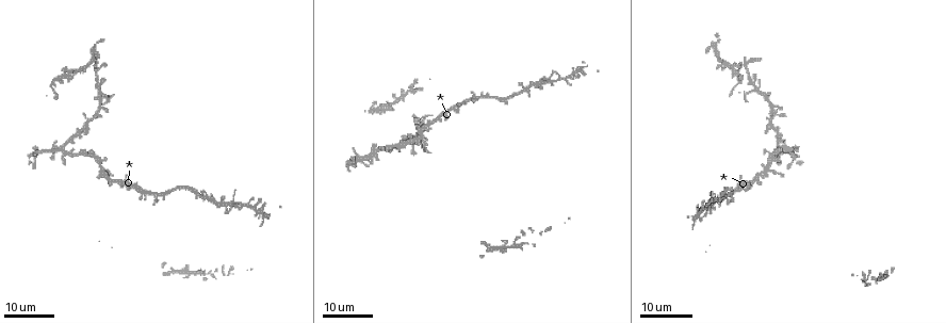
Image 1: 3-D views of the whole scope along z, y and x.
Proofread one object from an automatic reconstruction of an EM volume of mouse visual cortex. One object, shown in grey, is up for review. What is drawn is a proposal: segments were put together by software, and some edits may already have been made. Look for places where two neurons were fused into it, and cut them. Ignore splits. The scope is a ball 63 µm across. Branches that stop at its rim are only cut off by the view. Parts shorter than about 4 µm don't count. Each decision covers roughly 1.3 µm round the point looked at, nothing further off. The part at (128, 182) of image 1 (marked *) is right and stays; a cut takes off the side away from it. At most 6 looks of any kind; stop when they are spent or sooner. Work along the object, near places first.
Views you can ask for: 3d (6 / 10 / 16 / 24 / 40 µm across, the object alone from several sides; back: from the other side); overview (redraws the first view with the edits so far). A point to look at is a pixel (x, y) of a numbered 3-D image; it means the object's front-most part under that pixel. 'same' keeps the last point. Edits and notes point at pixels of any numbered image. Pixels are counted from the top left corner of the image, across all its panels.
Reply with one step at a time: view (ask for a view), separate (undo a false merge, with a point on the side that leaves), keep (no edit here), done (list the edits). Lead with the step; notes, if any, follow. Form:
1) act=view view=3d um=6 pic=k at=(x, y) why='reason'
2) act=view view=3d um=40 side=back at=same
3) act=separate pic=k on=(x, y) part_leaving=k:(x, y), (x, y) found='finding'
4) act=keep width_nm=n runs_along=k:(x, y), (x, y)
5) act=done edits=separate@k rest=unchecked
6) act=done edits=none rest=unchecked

act=view view=3d um=16 pic=1 at=(767, 168) why='looks like a crossing'

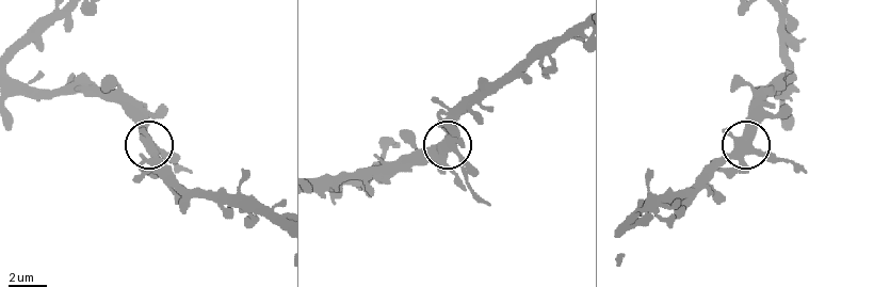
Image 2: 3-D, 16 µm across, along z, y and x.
act=view view=3d um=10 pic=2 at=(752, 147)

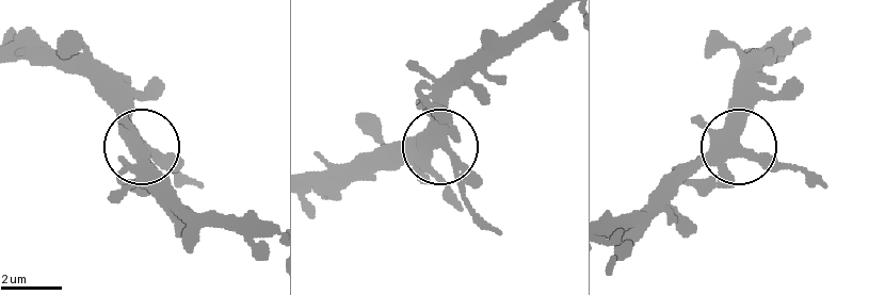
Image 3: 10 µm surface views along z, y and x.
act=keep width_nm=380 runs_along=3:(242, 227), (196, 219), (143, 166), (143, 150), (179, 179) found='all the same neuron'

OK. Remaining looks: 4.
act=view view=3d um=16 pic=1 at=(528, 92)

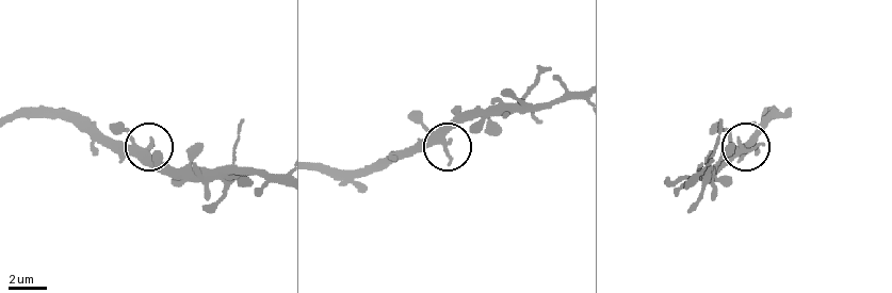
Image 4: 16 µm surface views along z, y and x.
act=view view=3d um=6 pic=4 at=(445, 150) why='closer look'

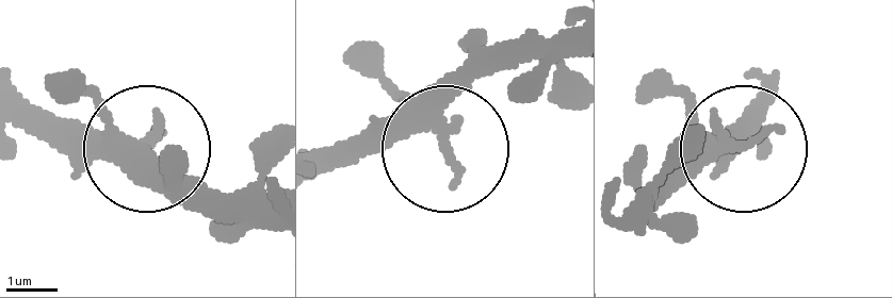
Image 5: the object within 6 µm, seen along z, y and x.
act=keep runs_along=5:(322, 168), (398, 134), (444, 138), (461, 96), (508, 50) found='continuous, no second neuron'

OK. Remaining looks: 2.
act=view view=3d um=24 pic=1 at=(102, 93) why='four arms meet'

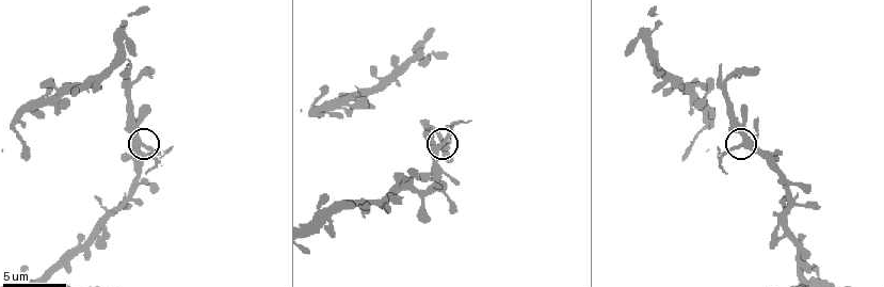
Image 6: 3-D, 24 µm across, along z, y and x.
act=view view=3d um=6 pic=6 at=(439, 146)

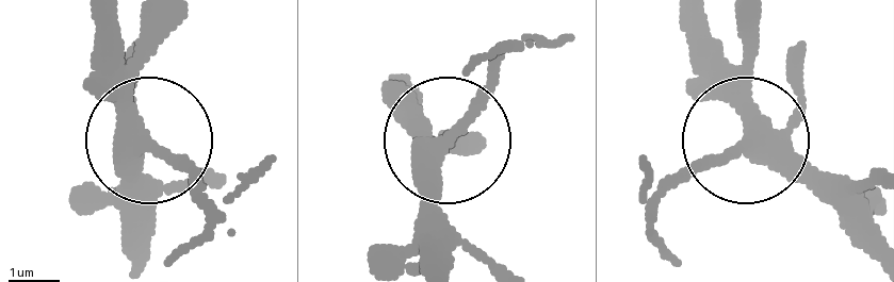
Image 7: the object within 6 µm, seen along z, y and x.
act=keep arms=4 runs_along=7:(875, 248), (735, 146), (650, 205) found='all the same neuron'

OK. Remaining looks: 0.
act=done edits=none rest=unchecked

